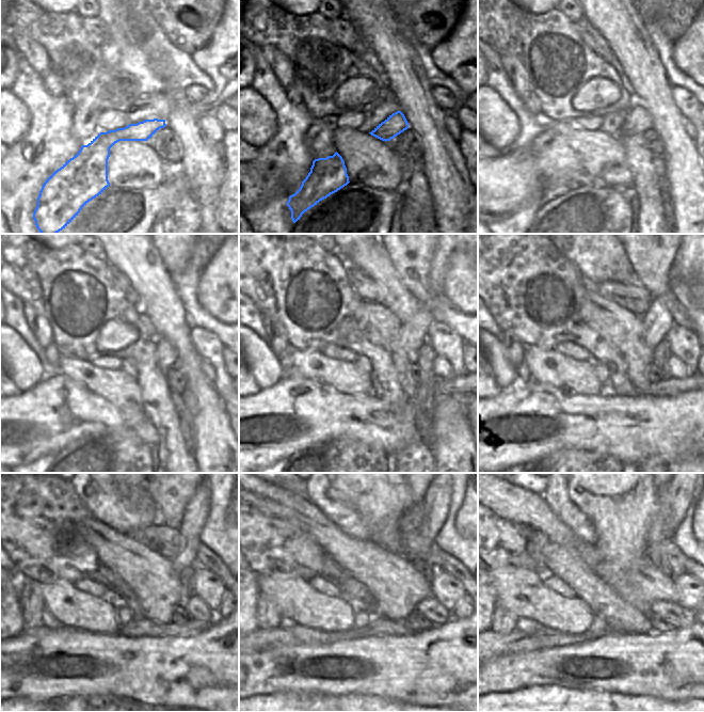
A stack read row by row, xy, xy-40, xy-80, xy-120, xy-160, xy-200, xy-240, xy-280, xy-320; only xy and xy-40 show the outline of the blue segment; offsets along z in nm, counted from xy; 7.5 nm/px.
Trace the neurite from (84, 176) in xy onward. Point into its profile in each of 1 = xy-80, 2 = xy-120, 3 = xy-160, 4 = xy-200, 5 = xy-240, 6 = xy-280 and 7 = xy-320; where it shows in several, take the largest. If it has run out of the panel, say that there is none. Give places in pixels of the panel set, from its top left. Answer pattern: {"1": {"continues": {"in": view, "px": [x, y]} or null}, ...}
{"1": {"continues": {"in": "xy-80", "px": [638, 121]}}, "2": {"continues": {"in": "xy-120", "px": [165, 356]}}, "3": {"continues": {"in": "xy-160", "px": [413, 338]}}, "4": {"continues": {"in": "xy-200", "px": [657, 319]}}, "5": {"continues": {"in": "xy-240", "px": [179, 546]}}, "6": {"continues": {"in": "xy-280", "px": [415, 534]}}, "7": {"continues": {"in": "xy-320", "px": [674, 499]}}}

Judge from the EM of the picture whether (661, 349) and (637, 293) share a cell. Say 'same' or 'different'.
same

